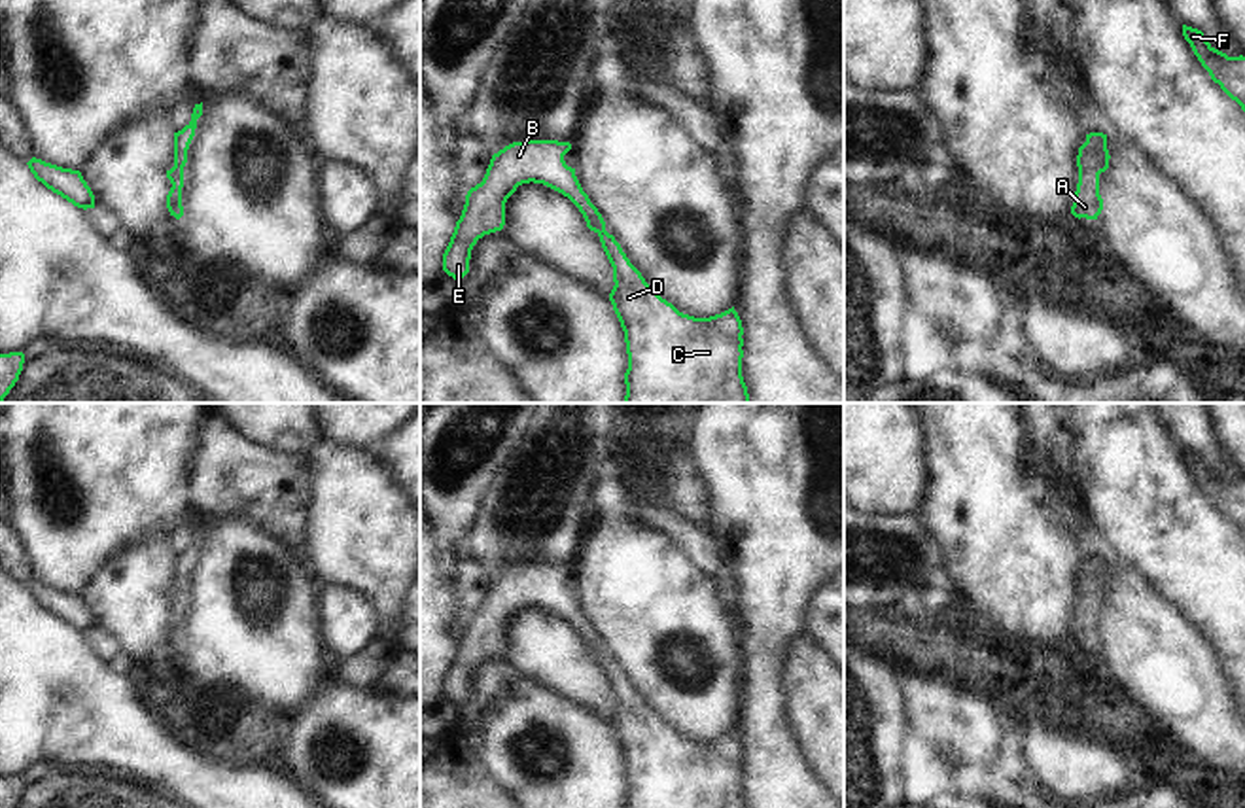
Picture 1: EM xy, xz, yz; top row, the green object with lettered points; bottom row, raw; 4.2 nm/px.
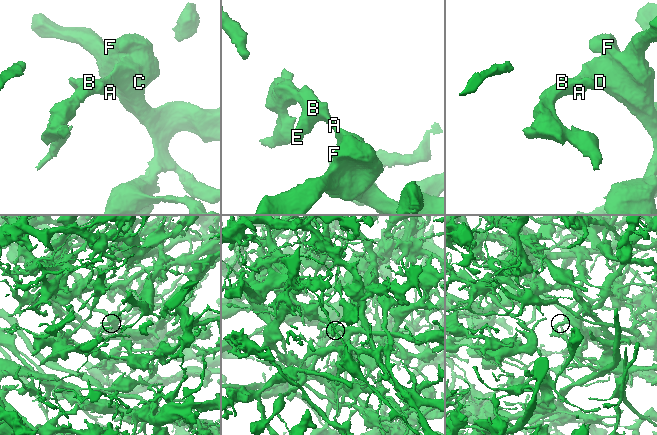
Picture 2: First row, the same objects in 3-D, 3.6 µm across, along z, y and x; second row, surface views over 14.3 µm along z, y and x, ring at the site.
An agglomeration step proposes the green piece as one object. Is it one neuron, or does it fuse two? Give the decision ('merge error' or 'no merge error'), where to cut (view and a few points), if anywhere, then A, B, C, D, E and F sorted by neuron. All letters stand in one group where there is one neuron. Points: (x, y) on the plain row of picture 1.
no merge error; cut none; groups A B C D E F

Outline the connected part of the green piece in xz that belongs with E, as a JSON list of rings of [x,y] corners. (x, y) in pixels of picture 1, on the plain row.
[[[524,564],[494,577],[482,606],[465,619],[443,677],[443,694],[456,706],[462,704],[469,696],[477,664],[503,653],[505,626],[517,611],[543,607],[579,632],[613,691],[609,725],[624,755],[624,808],[745,808],[744,751],[734,730],[710,742],[694,742],[662,723],[605,655],[605,645],[583,615],[575,592],[564,585],[570,573],[570,566]]]

